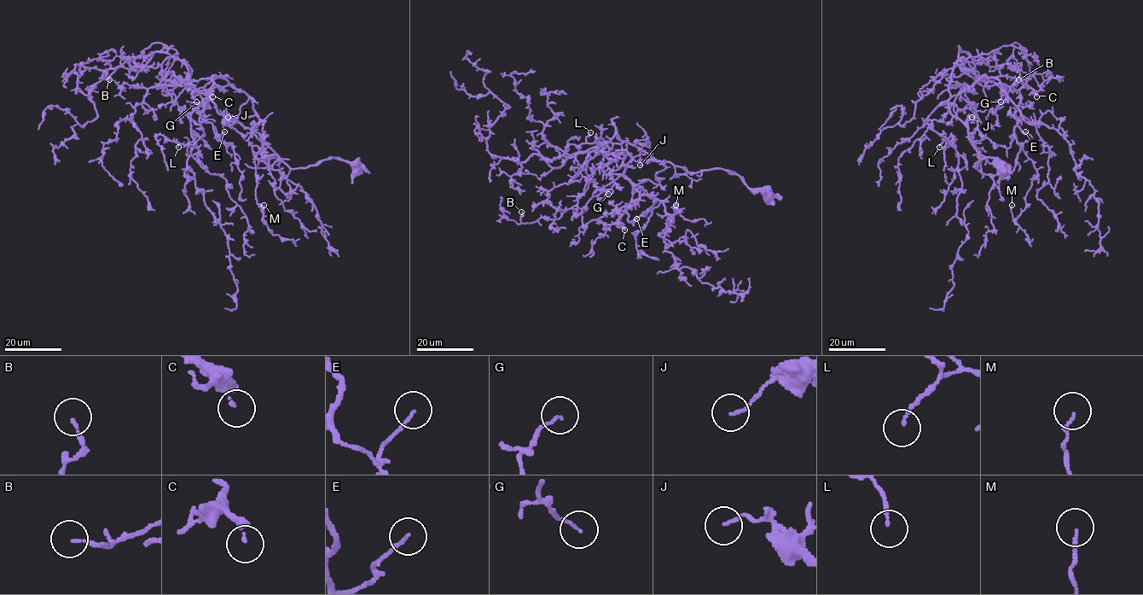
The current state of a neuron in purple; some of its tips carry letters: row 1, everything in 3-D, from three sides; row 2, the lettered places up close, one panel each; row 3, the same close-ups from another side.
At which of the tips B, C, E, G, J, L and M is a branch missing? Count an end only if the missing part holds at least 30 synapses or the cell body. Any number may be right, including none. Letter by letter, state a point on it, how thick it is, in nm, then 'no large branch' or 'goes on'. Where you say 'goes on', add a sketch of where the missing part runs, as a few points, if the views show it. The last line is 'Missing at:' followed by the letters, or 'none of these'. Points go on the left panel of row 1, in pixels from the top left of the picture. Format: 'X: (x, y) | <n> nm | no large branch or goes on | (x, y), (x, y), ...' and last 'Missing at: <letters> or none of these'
B: (109, 79) | 120 nm | no large branch
C: (212, 96) | 120 nm | goes on | (212, 96), (217, 98), (210, 92), (201, 91), (209, 95), (208, 107), (185, 121), (173, 119), (176, 128)
E: (224, 131) | 110 nm | no large branch
G: (196, 102) | 90 nm | no large branch
J: (228, 117) | 110 nm | no large branch
L: (178, 147) | 130 nm | no large branch
M: (263, 205) | 120 nm | no large branch
Missing at: C

